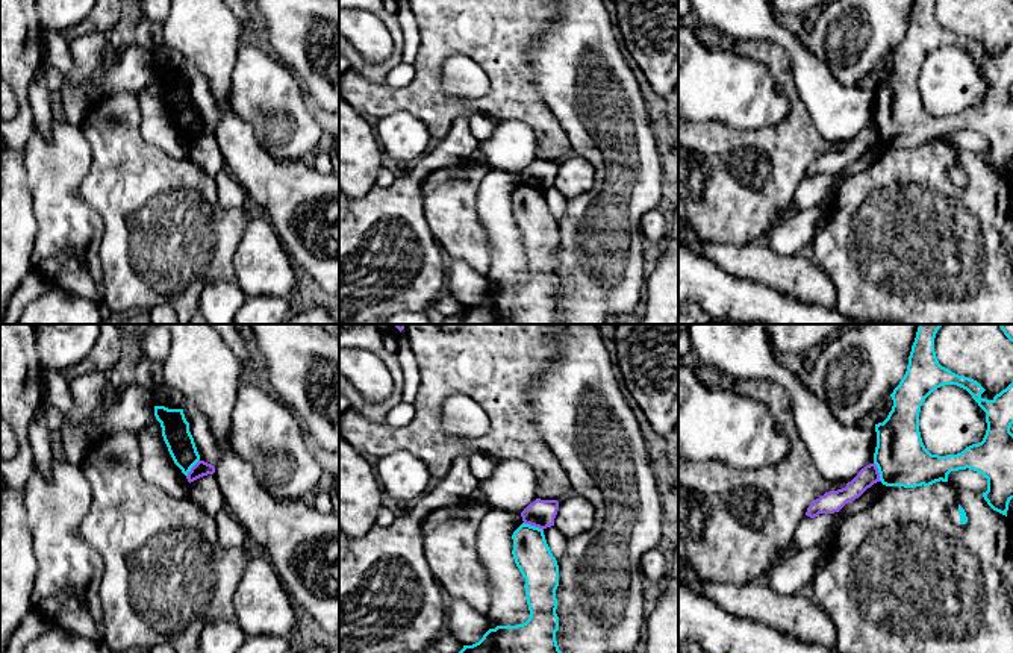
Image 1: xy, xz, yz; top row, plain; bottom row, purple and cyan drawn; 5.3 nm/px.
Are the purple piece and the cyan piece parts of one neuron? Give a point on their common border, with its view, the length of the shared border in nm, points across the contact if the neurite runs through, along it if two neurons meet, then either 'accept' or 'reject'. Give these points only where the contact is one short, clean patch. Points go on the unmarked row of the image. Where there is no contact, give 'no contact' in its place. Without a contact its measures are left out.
meets purple in xz at (533, 185); contact 120 nm long; border along xz (524, 182), (542, 191); reject

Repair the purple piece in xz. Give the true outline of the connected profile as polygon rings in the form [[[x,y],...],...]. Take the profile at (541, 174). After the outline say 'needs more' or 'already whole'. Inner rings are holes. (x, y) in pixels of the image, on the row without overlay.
[[[536,159],[533,164],[530,164],[522,173],[522,182],[525,185],[547,189],[554,186],[554,179],[559,171],[559,162],[557,161],[541,161]]]; already whole

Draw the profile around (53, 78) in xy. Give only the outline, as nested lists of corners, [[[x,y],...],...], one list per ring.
[[[44,65],[44,77],[50,92],[61,92],[65,74],[55,67]]]

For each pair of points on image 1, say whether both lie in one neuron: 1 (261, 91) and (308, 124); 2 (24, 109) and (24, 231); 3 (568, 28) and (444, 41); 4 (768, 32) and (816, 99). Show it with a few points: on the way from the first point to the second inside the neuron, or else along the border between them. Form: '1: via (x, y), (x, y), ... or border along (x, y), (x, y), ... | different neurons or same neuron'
1: via (273, 103), (291, 108), (296, 112) | same neuron
2: via (15, 140), (15, 200) | same neuron
3: border along (553, 15), (547, 29), (530, 49), (530, 64) | different neurons
4: via (786, 41), (801, 56), (813, 81) | same neuron

